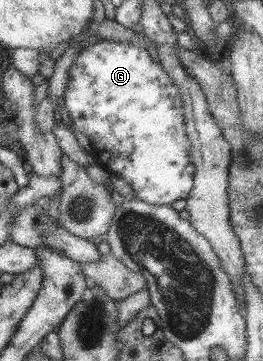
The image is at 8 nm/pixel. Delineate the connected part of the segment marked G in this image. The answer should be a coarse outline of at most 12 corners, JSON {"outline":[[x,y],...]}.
{"outline":[[83,47],[63,97],[149,205],[187,199],[182,95],[149,50]]}

